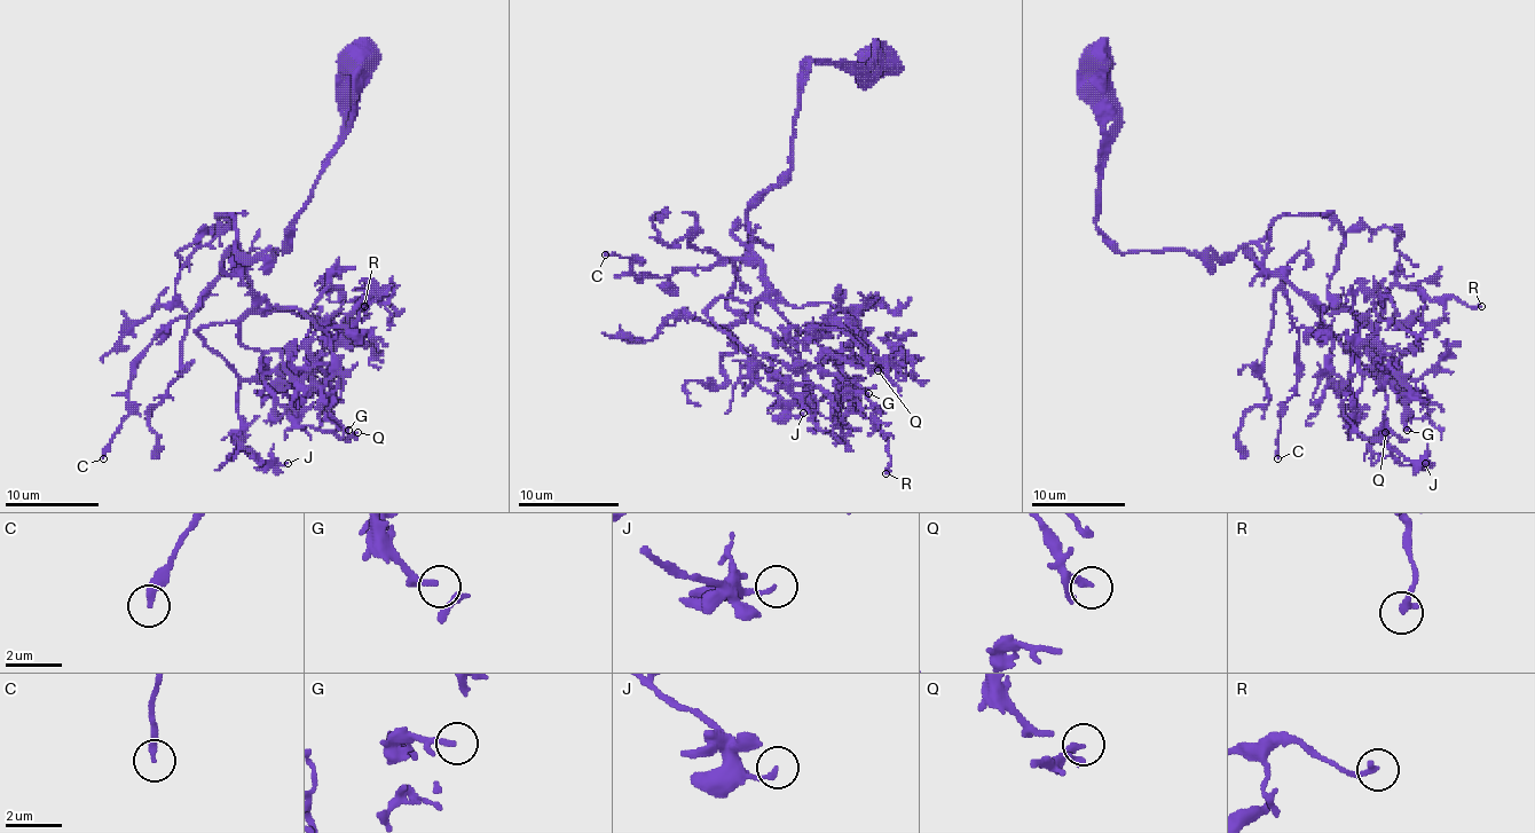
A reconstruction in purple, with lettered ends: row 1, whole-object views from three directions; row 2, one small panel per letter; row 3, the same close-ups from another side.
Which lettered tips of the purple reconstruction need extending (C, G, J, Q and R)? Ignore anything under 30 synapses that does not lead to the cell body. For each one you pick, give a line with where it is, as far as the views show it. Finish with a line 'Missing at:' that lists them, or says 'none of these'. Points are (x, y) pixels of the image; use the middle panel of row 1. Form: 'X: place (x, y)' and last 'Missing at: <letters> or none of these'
Missing at: none of these

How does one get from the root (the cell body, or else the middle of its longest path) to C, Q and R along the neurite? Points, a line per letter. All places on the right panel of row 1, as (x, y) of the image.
C: (1096, 63), (1096, 227), (1122, 252), (1232, 258), (1254, 243), (1281, 274), (1299, 378), (1281, 414), (1277, 458)
Q: (1096, 63), (1096, 227), (1122, 252), (1232, 258), (1254, 243), (1358, 360), (1348, 430), (1385, 432)
R: (1096, 63), (1096, 227), (1122, 252), (1254, 243), (1329, 313), (1367, 313), (1394, 285), (1481, 306)

